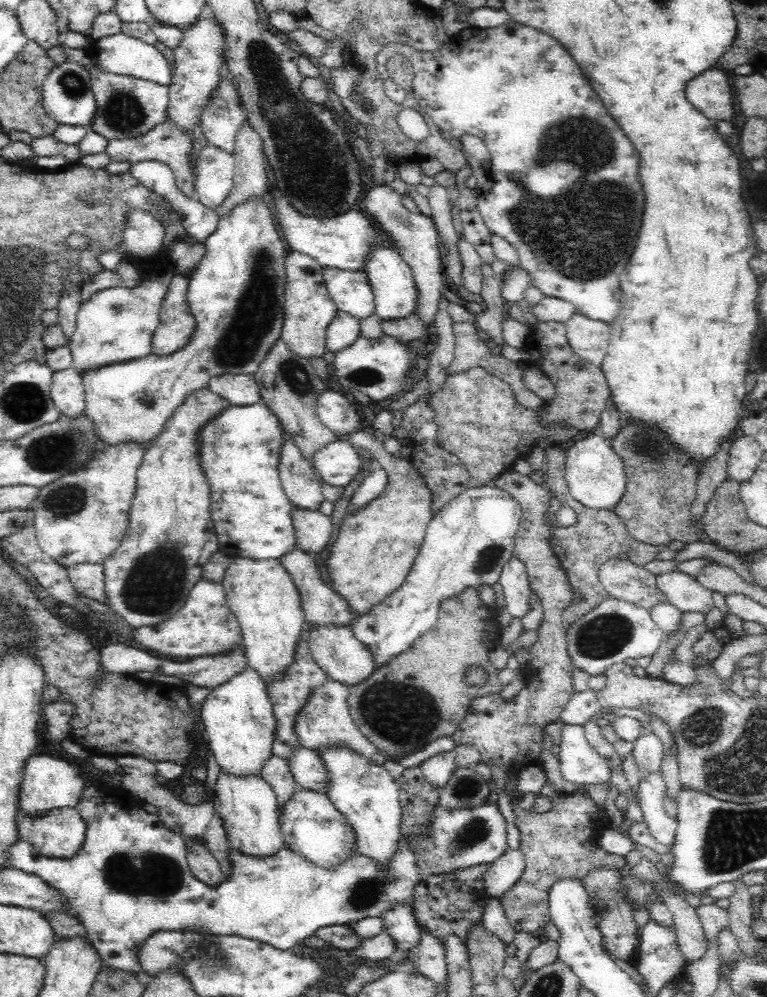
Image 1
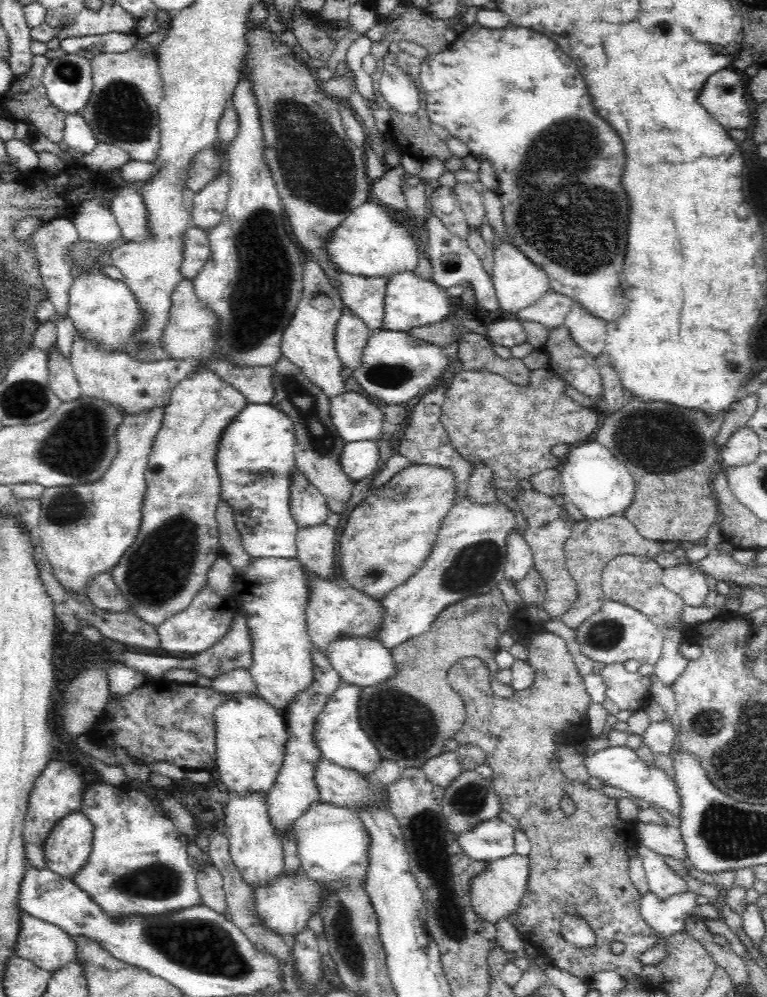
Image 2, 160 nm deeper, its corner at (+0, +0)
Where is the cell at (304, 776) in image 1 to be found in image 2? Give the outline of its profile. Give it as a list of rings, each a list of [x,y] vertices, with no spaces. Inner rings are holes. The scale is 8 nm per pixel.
[[[320,757],[314,766],[313,779],[321,802],[336,804],[350,810],[355,806],[364,806],[372,800],[386,802],[386,798],[389,798],[389,794],[372,793],[367,780],[361,778],[357,770],[343,768],[323,757]]]

